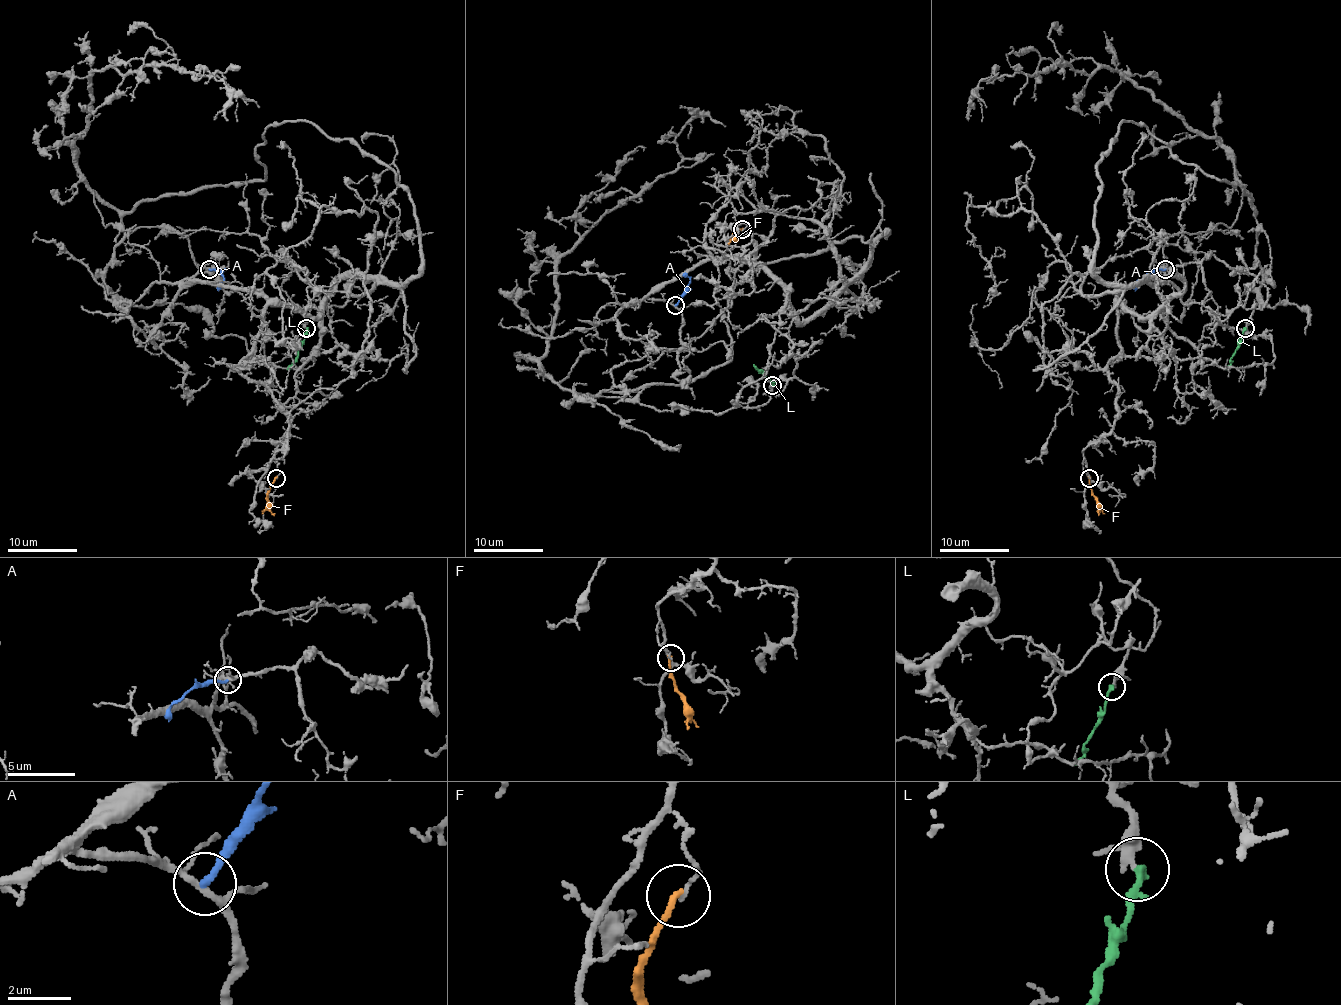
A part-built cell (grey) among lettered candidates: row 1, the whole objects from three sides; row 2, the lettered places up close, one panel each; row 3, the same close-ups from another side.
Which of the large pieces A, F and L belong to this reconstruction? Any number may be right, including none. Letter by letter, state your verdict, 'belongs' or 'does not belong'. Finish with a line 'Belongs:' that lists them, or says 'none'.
A: does not belong
F: does not belong
L: does not belong
Belongs: none

